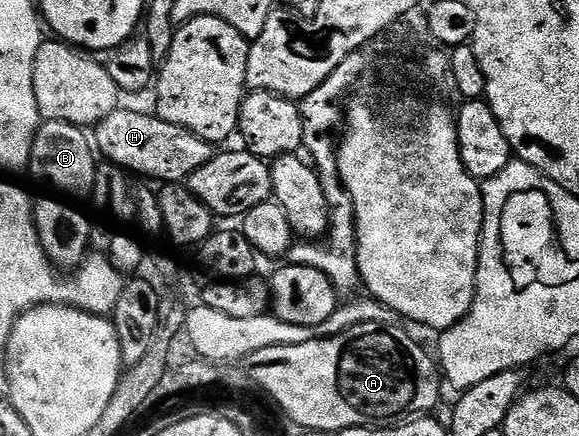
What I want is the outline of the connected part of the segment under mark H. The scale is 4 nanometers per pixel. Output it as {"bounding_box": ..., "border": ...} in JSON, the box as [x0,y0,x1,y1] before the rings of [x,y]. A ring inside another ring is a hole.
{"bounding_box":[93,106,217,185],"border":[[[126,106],[115,108],[109,118],[94,125],[93,144],[106,163],[114,164],[116,168],[131,174],[136,172],[139,178],[146,178],[151,182],[163,180],[159,182],[164,185],[186,181],[188,176],[205,166],[205,162],[209,162],[217,154],[216,145],[187,128],[165,122],[158,114],[151,113],[150,116],[147,112],[134,112]]]}

